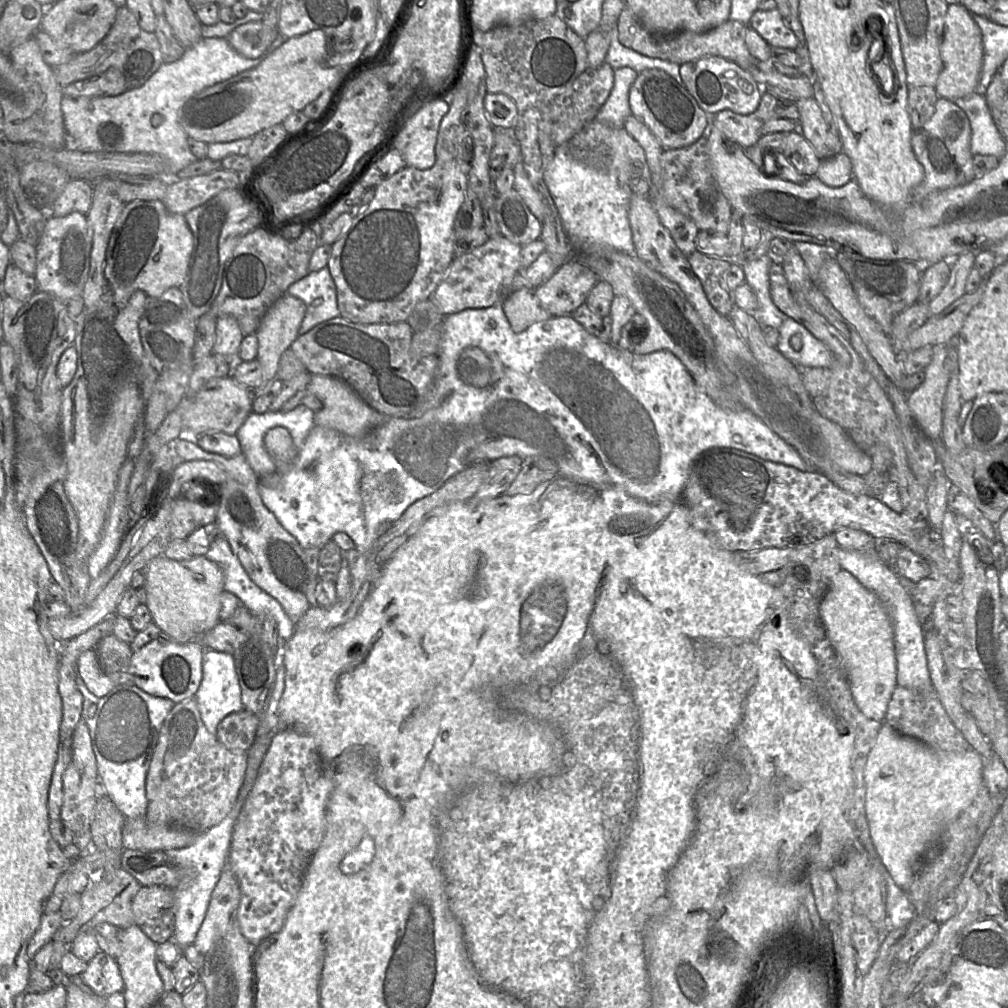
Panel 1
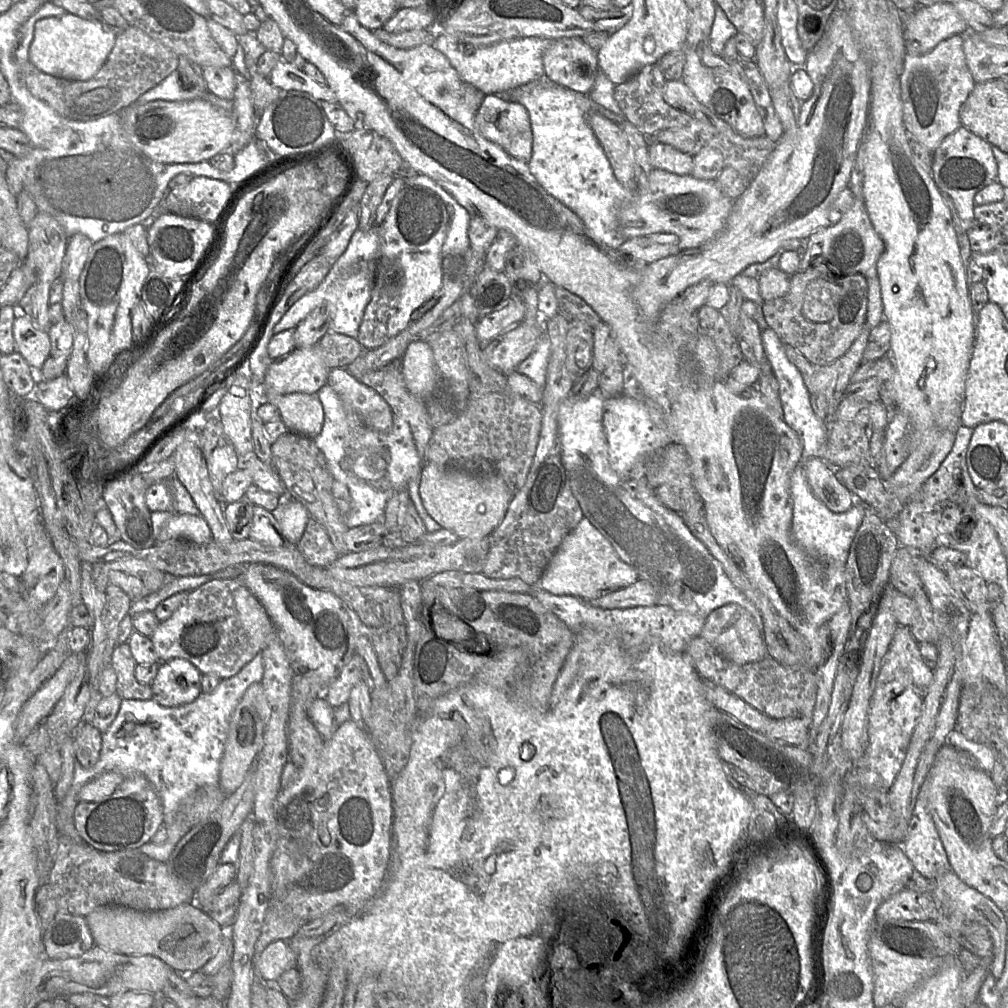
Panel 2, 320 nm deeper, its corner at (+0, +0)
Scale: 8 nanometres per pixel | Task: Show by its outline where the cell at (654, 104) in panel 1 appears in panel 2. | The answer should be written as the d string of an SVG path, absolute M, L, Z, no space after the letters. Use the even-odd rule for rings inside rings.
M651 142L648 146L648 156L653 169L676 175L691 175L693 171L694 156L671 145Z

